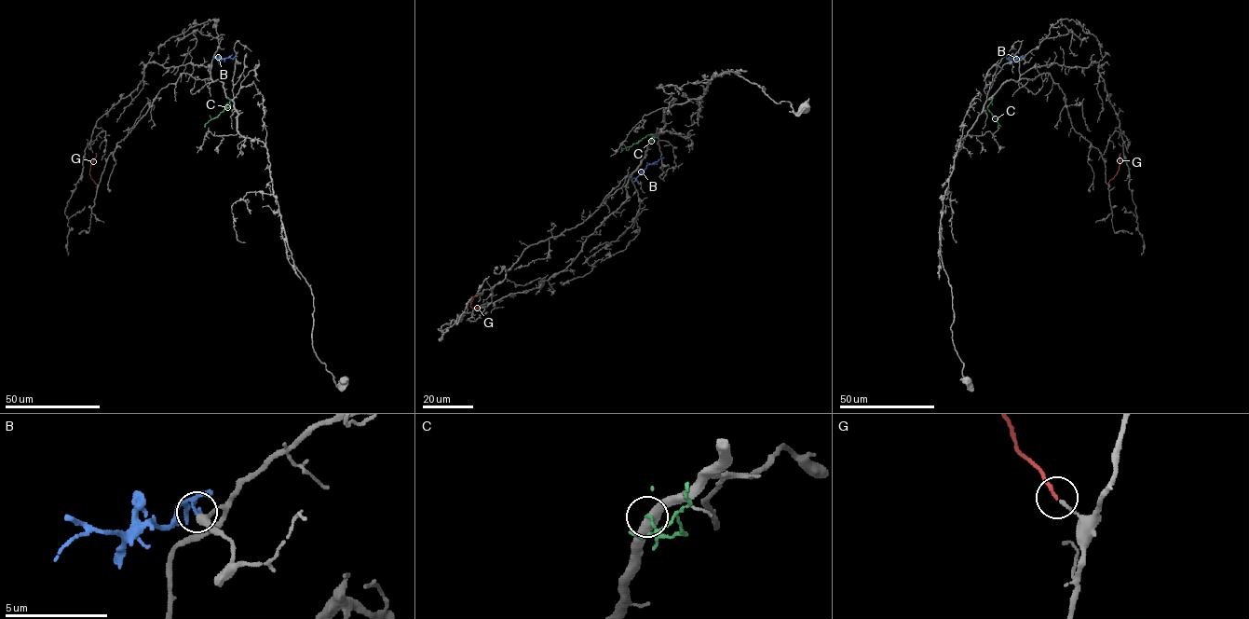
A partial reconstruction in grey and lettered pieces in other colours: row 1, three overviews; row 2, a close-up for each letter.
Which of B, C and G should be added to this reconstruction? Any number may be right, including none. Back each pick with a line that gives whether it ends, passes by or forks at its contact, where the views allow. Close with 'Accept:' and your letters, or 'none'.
G: It ends there
Accept: G

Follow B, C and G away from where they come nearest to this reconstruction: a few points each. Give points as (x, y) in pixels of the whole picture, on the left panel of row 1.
B: (216, 57), (237, 56)
C: (226, 98), (230, 100), (230, 106), (205, 127)
G: (95, 183), (89, 171), (95, 153)

